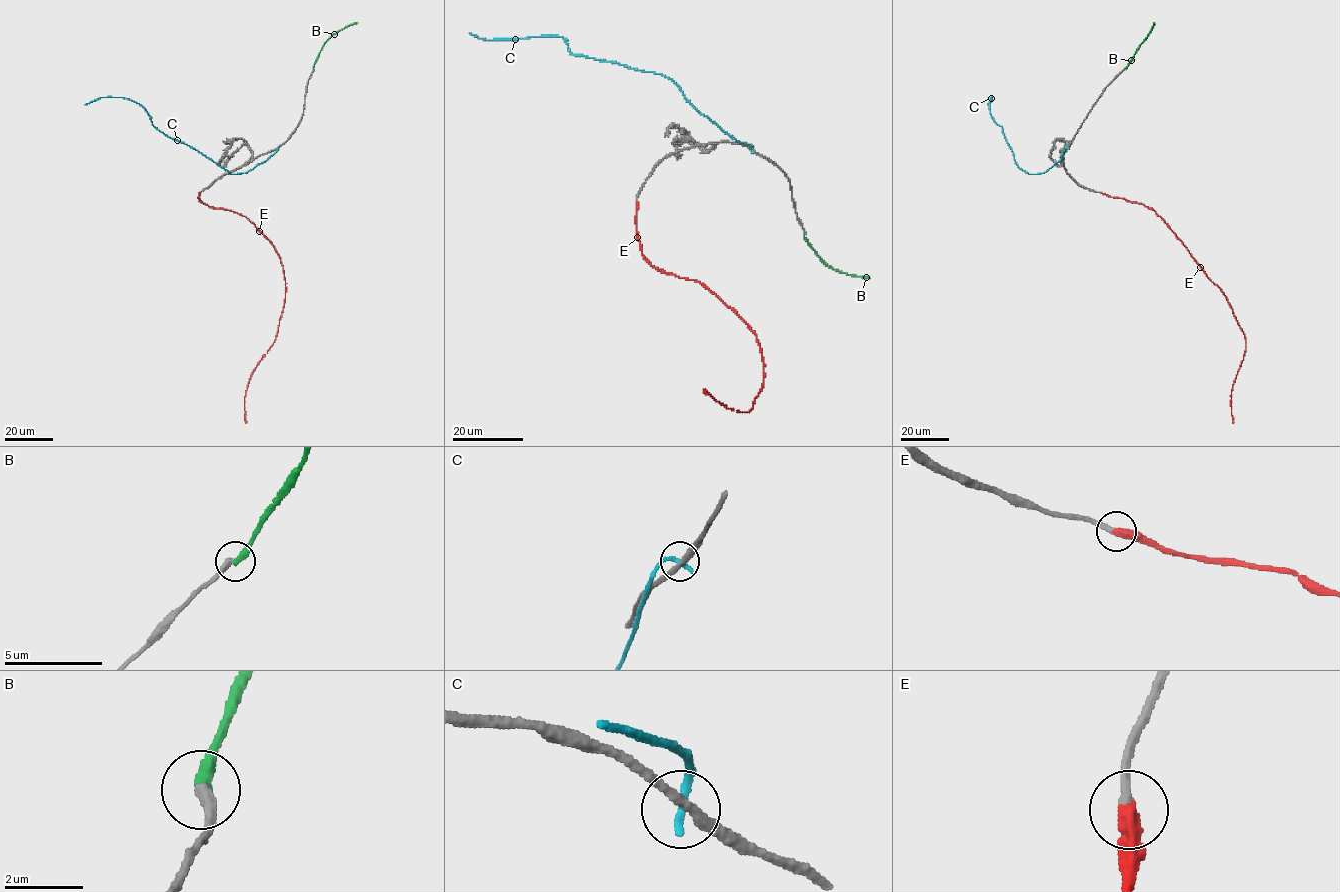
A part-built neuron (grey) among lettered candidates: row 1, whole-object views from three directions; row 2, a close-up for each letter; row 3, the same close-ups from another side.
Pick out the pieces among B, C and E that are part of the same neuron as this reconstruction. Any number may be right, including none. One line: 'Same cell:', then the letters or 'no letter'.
Same cell: E

